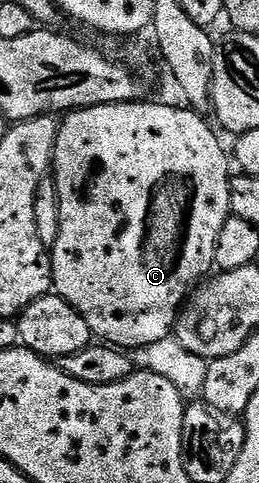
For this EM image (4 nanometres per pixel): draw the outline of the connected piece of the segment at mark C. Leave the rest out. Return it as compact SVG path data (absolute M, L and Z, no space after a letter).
M150 102L109 103L95 107L79 107L77 111L69 112L59 122L58 135L54 138L52 178L58 190L60 233L56 237L50 257L52 287L61 299L68 301L68 305L76 309L76 313L80 313L80 317L84 317L84 321L88 321L91 336L119 349L137 349L144 345L152 345L152 341L171 338L178 321L178 313L182 310L188 296L203 282L204 277L211 274L216 253L216 237L220 237L220 229L224 229L224 221L231 216L232 163L228 158L227 148L225 151L221 141L214 136L215 128L213 126L210 128L202 120L205 118L193 109L187 109L185 106L169 107L166 103Z

